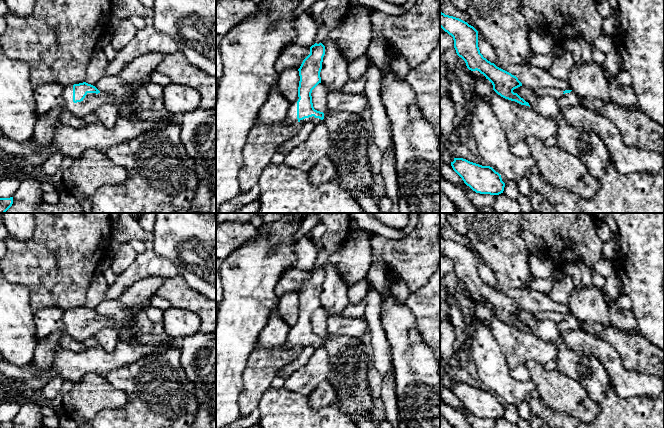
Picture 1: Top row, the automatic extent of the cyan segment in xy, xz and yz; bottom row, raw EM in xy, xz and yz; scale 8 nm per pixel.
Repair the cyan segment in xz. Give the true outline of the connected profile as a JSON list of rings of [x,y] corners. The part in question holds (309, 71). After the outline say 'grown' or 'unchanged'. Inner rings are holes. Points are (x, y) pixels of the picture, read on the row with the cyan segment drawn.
[[[315,43],[310,47],[310,54],[298,69],[300,76],[297,101],[298,122],[312,116],[324,119],[324,113],[314,109],[311,96],[312,90],[321,83],[320,72],[324,55],[325,46],[322,43]]] | unchanged

